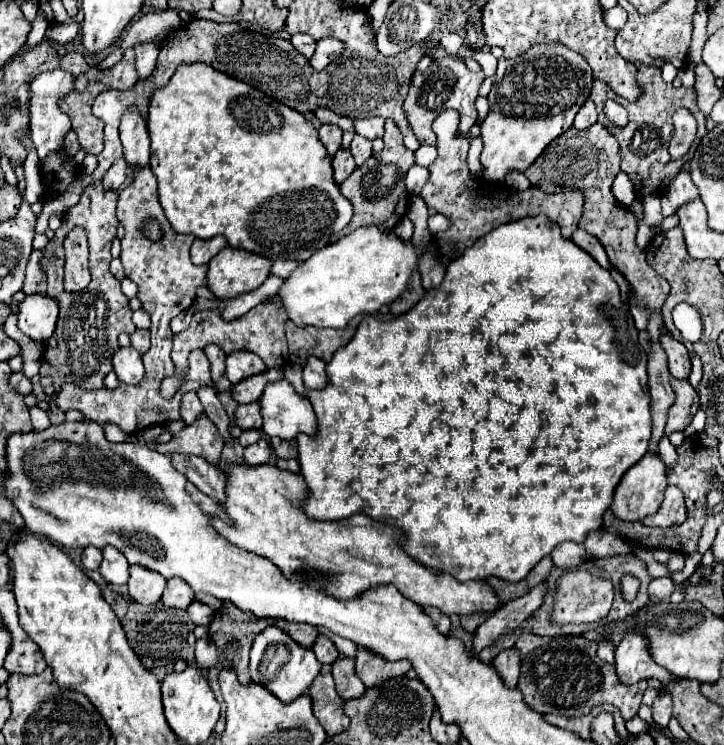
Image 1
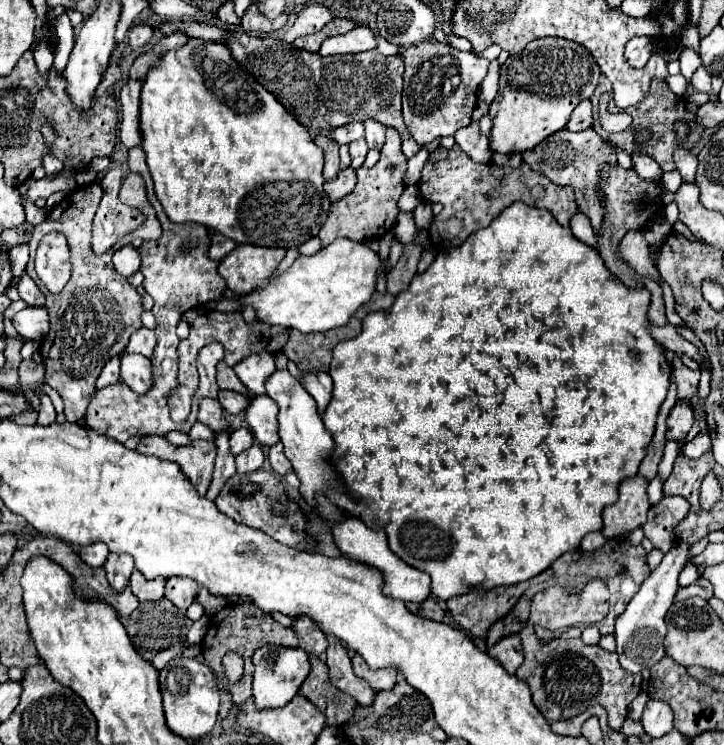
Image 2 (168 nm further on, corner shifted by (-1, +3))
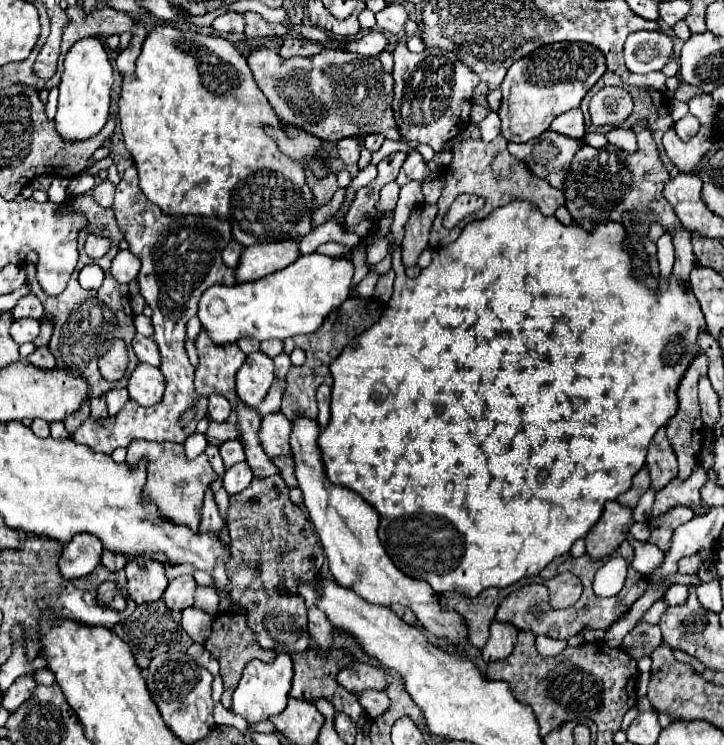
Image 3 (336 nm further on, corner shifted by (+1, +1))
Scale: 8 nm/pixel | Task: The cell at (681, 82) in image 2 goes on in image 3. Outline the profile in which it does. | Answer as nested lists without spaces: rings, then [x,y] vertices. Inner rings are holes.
[[[681,83],[681,87],[675,91],[675,95],[673,95],[673,99],[677,99],[677,101],[691,101],[693,97],[697,97],[697,95],[703,95],[703,91],[701,89],[695,89],[695,87],[691,87],[691,85],[687,85],[687,83]]]

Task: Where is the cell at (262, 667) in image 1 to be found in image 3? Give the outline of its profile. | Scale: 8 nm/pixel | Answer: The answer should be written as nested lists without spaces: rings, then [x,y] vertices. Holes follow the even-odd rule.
[[[287,653],[277,655],[271,663],[263,663],[257,659],[251,661],[245,667],[243,677],[233,693],[233,709],[231,711],[245,717],[247,723],[259,723],[259,721],[269,719],[271,715],[281,713],[287,705],[287,699],[289,699],[291,679],[293,679],[293,663]]]

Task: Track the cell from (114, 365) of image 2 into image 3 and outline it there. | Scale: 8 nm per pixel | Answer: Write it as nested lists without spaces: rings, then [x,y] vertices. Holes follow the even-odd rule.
[[[95,397],[91,401],[91,419],[105,419],[107,417],[107,405],[105,405],[105,399],[103,397]]]

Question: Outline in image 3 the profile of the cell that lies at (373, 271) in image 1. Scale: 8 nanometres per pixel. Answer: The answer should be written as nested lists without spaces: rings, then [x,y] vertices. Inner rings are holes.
[[[321,253],[301,255],[289,267],[257,281],[237,285],[213,285],[201,297],[201,327],[215,345],[231,345],[241,339],[269,341],[307,335],[321,327],[325,317],[347,297],[353,279],[349,259],[331,259]]]

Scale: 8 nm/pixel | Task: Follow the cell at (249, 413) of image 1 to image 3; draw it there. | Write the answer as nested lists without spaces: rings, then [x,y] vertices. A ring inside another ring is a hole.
[[[271,413],[261,419],[259,439],[269,457],[291,455],[289,433],[291,433],[291,421],[283,413]]]

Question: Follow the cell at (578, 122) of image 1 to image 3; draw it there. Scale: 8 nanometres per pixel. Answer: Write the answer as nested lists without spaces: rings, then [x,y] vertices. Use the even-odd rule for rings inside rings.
[[[571,109],[563,115],[559,115],[553,123],[551,123],[551,131],[567,135],[571,139],[581,139],[585,133],[585,123],[583,123],[583,113],[581,109]]]

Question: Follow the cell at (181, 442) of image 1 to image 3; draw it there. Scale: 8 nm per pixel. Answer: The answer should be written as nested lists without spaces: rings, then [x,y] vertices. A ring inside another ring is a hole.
[[[137,439],[127,447],[127,465],[135,467],[137,463],[147,461],[147,481],[143,487],[143,497],[157,505],[159,515],[167,517],[167,521],[175,521],[179,525],[187,525],[191,531],[197,531],[201,521],[203,495],[209,483],[217,479],[217,473],[211,469],[207,455],[201,453],[195,459],[187,459],[183,445],[171,441],[143,441]]]

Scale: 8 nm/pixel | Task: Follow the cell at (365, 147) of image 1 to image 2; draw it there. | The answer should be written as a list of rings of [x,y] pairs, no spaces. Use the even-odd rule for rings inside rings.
[[[357,139],[357,141],[351,141],[349,143],[349,153],[351,153],[351,167],[353,169],[359,169],[363,163],[365,163],[365,155],[367,155],[369,147],[365,143],[365,139]]]

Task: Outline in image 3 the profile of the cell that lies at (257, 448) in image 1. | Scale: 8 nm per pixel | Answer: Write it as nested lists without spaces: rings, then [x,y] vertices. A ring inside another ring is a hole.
[[[241,461],[237,465],[233,465],[231,469],[225,471],[223,475],[223,489],[227,491],[227,495],[235,495],[235,493],[241,493],[241,489],[245,489],[253,479],[253,471],[251,467]]]

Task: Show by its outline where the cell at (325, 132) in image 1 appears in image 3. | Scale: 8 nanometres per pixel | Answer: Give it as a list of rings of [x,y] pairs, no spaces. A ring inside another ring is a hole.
[[[309,169],[305,171],[305,181],[309,185],[309,189],[313,191],[315,197],[315,209],[319,209],[319,205],[325,205],[333,193],[337,191],[337,175],[329,173],[325,179],[317,179]]]

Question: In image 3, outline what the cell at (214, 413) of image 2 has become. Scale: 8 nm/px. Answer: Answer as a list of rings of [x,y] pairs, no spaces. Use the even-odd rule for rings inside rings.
[[[211,421],[205,437],[207,437],[207,441],[211,445],[221,445],[221,443],[225,443],[229,439],[239,439],[239,431],[235,431],[235,425],[231,425],[231,423],[215,423],[215,421]]]

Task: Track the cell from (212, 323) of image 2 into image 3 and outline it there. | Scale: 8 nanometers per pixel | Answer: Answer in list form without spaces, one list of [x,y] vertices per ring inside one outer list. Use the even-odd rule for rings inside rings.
[[[201,329],[197,337],[197,353],[199,353],[199,369],[195,371],[195,387],[199,395],[213,395],[219,393],[227,397],[227,401],[233,405],[233,412],[229,421],[235,421],[235,373],[245,363],[245,353],[237,345],[217,347],[211,343],[207,331]]]

